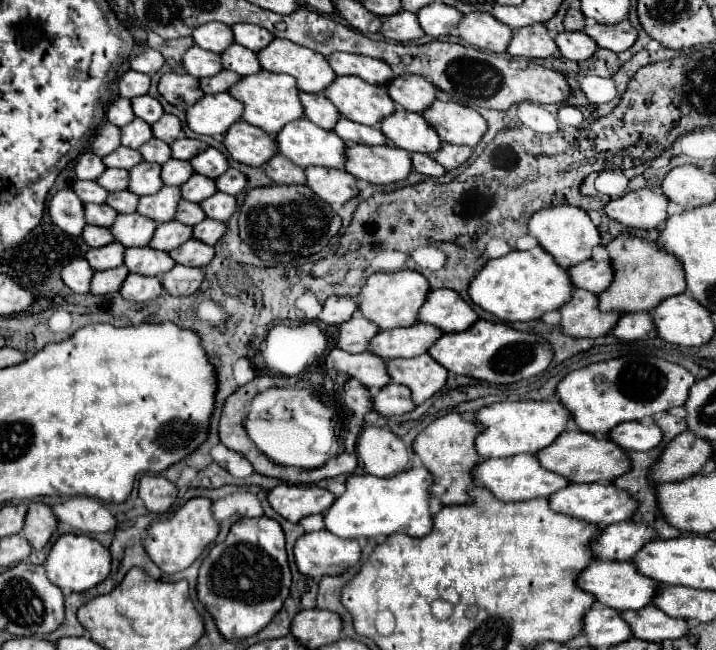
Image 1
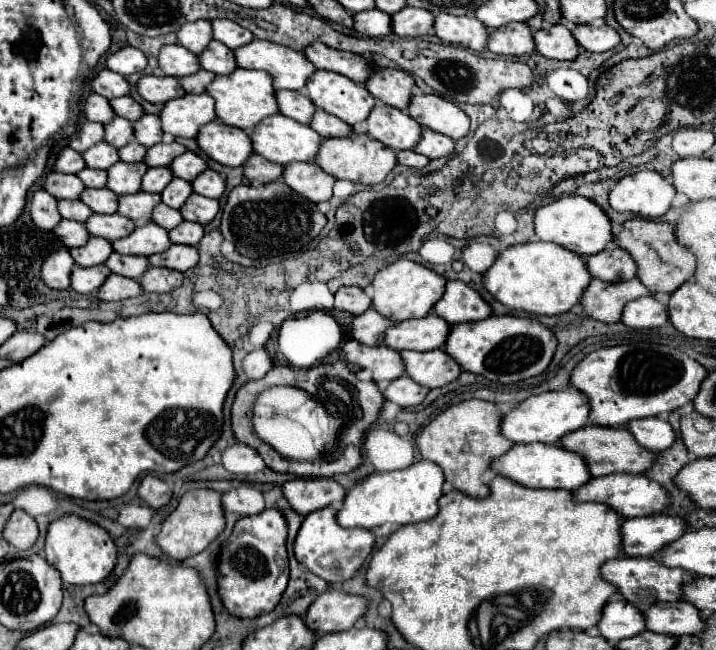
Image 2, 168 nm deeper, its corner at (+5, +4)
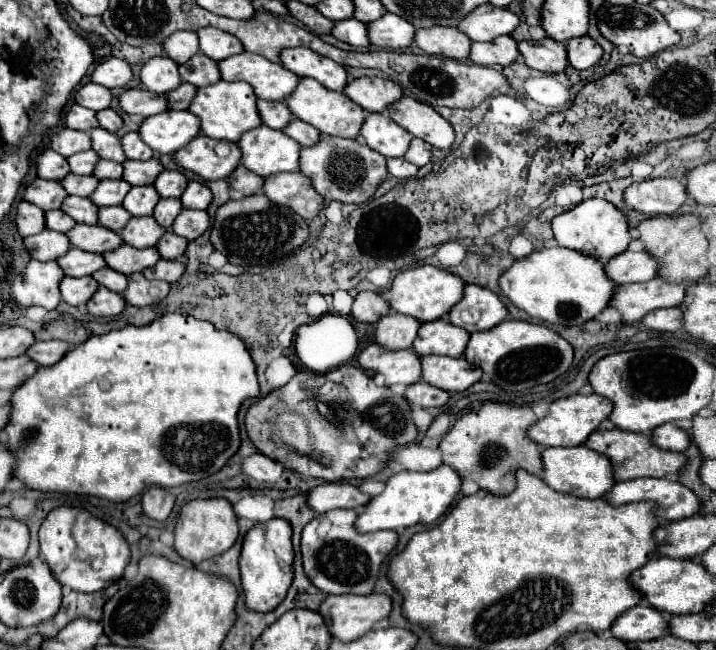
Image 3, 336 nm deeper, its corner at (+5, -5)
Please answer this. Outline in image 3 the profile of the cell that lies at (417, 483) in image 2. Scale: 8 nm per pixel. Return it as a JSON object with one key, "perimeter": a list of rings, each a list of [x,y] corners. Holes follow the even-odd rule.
{"perimeter":[[[440,465],[438,469],[426,471],[426,473],[402,471],[398,475],[392,475],[386,483],[384,493],[372,497],[366,509],[358,515],[356,529],[360,533],[370,533],[370,531],[382,531],[382,529],[396,531],[416,523],[430,525],[446,513],[446,509],[452,505],[452,501],[460,493],[460,485],[462,485],[460,475],[448,465]]]}

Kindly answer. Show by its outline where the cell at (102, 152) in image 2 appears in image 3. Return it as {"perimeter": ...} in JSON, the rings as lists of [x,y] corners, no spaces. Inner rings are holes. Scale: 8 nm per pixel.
{"perimeter":[[[90,149],[90,151],[70,155],[66,161],[70,165],[70,173],[74,173],[74,175],[92,175],[92,167],[98,163],[98,159],[100,157]]]}

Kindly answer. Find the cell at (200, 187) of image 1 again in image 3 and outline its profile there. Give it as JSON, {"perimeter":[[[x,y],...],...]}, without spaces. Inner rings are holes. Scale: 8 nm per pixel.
{"perimeter":[[[160,199],[152,217],[156,219],[156,223],[160,223],[160,227],[164,229],[170,229],[176,215],[180,213],[182,205],[180,205],[180,199]]]}

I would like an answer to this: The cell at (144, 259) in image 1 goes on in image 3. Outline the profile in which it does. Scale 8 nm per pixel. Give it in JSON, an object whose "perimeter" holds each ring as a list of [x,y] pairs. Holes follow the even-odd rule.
{"perimeter":[[[108,267],[92,273],[92,277],[94,277],[102,287],[108,287],[110,291],[116,291],[116,293],[120,293],[120,295],[124,293],[124,287],[128,285],[126,275],[120,275],[118,271],[112,271],[112,269],[108,269]]]}

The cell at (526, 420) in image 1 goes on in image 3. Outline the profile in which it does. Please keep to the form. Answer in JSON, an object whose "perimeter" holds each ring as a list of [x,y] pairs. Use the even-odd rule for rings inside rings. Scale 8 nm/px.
{"perimeter":[[[592,393],[592,395],[570,395],[564,399],[556,399],[550,405],[548,415],[528,429],[528,435],[532,441],[536,441],[542,447],[584,445],[586,439],[608,419],[610,413],[612,413],[612,401],[608,401],[606,397],[600,397],[596,393]]]}

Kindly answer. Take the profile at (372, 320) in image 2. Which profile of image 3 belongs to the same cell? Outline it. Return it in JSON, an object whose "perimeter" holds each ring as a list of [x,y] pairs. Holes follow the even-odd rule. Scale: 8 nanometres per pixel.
{"perimeter":[[[400,313],[386,315],[374,325],[376,343],[388,349],[410,349],[418,335],[418,327],[420,321],[408,315],[400,315]]]}

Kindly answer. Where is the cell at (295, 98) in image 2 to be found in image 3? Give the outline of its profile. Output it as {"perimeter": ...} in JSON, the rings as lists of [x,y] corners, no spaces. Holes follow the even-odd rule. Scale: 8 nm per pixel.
{"perimeter":[[[258,99],[256,109],[258,109],[258,115],[260,115],[262,123],[266,123],[272,129],[284,129],[288,125],[288,121],[292,119],[292,115],[288,115],[288,109],[284,107],[282,101]]]}

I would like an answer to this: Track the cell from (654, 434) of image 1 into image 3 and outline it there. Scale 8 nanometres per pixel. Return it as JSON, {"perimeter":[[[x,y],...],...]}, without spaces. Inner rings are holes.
{"perimeter":[[[672,423],[656,427],[652,431],[652,439],[660,449],[668,449],[668,451],[684,453],[690,447],[690,435]]]}

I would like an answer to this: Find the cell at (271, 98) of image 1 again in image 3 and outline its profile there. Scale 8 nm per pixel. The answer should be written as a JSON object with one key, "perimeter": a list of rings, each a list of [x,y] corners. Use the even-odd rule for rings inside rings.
{"perimeter":[[[218,81],[208,87],[200,87],[188,107],[190,113],[194,113],[200,119],[200,133],[212,139],[224,139],[224,141],[236,141],[244,131],[250,131],[252,127],[260,125],[260,115],[256,115],[256,97],[252,95],[252,87],[248,83],[228,83]]]}

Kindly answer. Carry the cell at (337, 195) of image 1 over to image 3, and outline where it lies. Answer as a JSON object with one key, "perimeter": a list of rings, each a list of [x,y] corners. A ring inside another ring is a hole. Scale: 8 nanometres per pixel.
{"perimeter":[[[300,171],[268,177],[264,181],[264,195],[276,205],[294,209],[304,219],[314,219],[324,209],[324,199],[316,195],[308,177],[300,175]]]}

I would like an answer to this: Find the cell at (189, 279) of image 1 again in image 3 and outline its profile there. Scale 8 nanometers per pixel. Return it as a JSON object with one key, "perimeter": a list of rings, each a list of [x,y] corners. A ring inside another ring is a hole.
{"perimeter":[[[132,273],[128,277],[128,287],[122,293],[124,301],[134,307],[146,307],[162,301],[168,295],[170,285],[164,281],[148,281],[142,273]]]}

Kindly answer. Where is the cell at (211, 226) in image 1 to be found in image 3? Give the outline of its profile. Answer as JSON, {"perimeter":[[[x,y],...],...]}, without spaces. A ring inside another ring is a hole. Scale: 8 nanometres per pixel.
{"perimeter":[[[170,229],[160,237],[160,241],[156,243],[156,249],[160,253],[162,259],[180,259],[186,251],[188,241],[180,239],[180,235],[174,235]]]}

